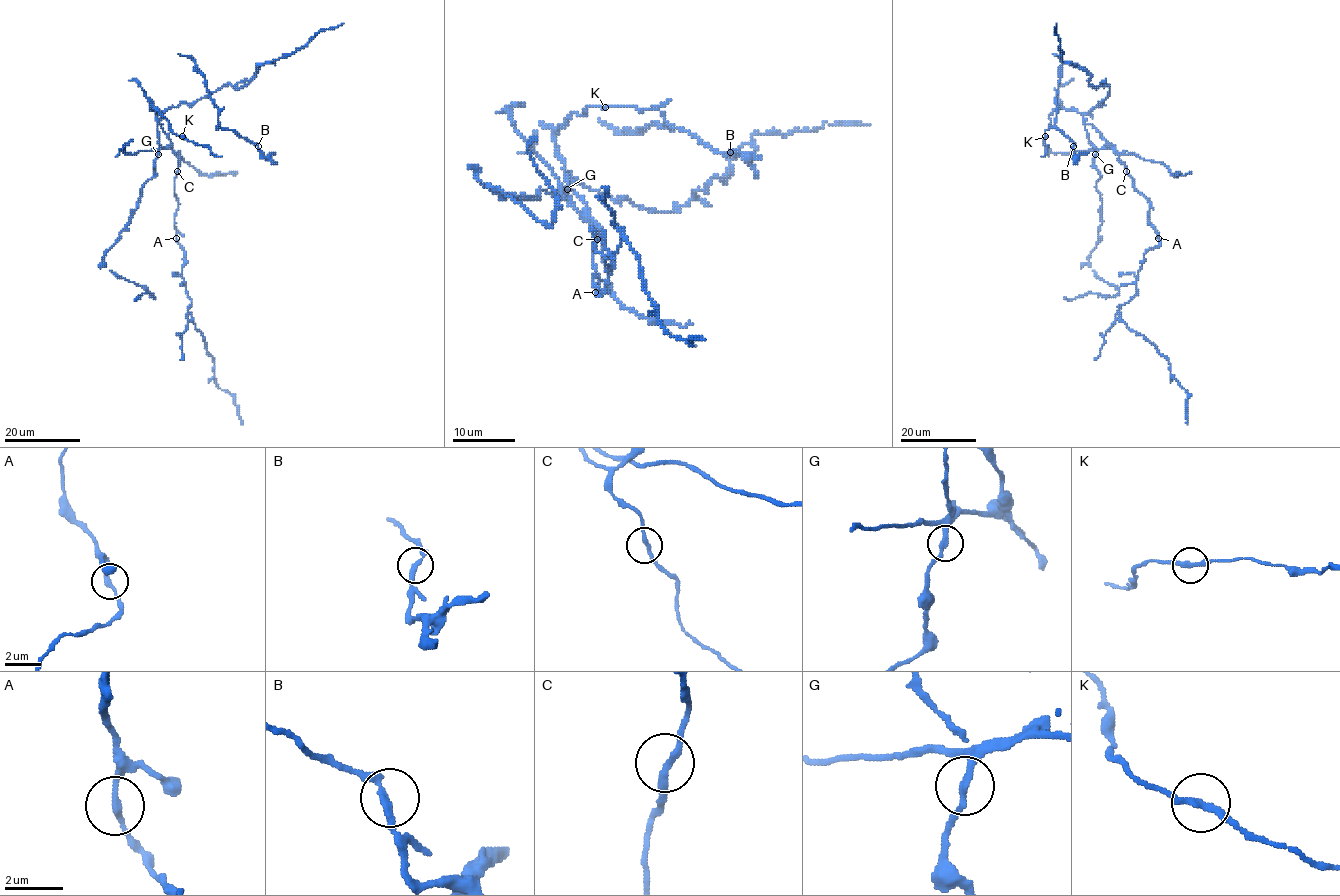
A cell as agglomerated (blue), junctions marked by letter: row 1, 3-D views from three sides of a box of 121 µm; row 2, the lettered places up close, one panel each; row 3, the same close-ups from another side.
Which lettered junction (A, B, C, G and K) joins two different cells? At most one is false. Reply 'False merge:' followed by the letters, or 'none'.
False merge: G

